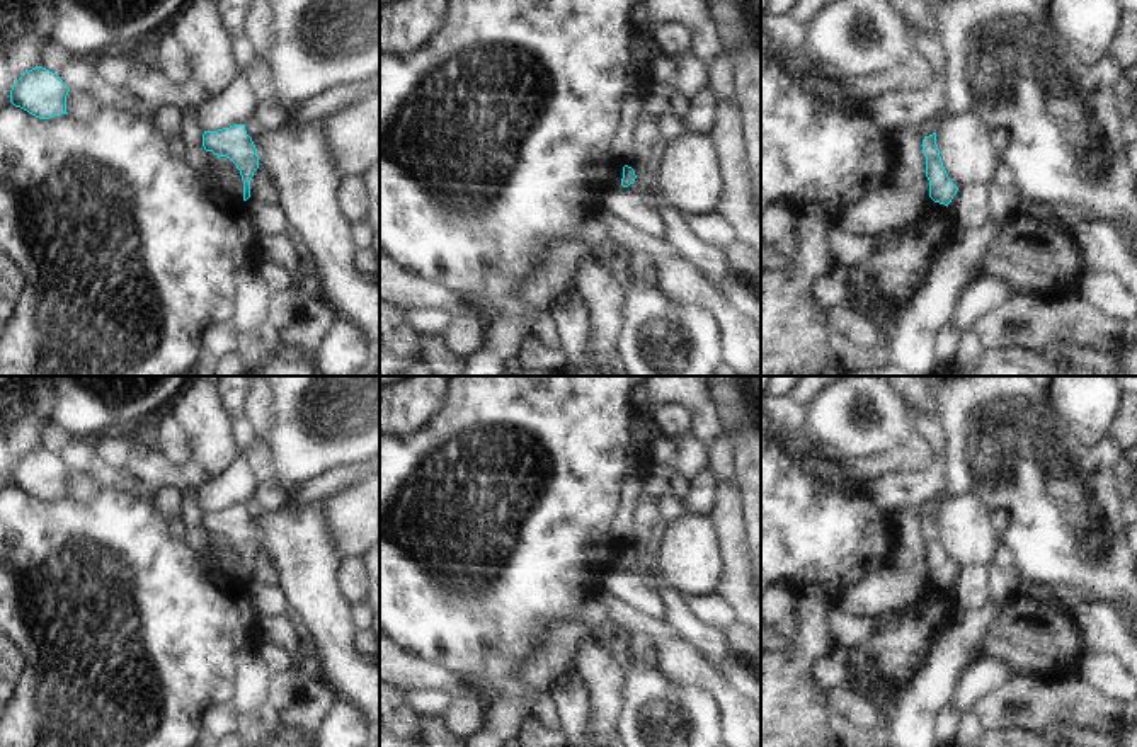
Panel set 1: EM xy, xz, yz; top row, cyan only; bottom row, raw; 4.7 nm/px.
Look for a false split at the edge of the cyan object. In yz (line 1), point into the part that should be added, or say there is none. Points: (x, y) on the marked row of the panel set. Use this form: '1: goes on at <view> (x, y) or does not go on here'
1: does not go on here

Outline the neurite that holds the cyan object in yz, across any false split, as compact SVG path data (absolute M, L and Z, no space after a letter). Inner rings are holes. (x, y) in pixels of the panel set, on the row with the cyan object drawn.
M936 133L923 140L923 153L926 157L926 177L929 180L929 197L934 202L948 206L958 187L950 180L936 145Z

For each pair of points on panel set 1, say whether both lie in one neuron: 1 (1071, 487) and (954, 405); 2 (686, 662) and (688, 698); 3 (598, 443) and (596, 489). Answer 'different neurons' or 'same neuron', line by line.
1: same neuron
2: different neurons
3: same neuron

